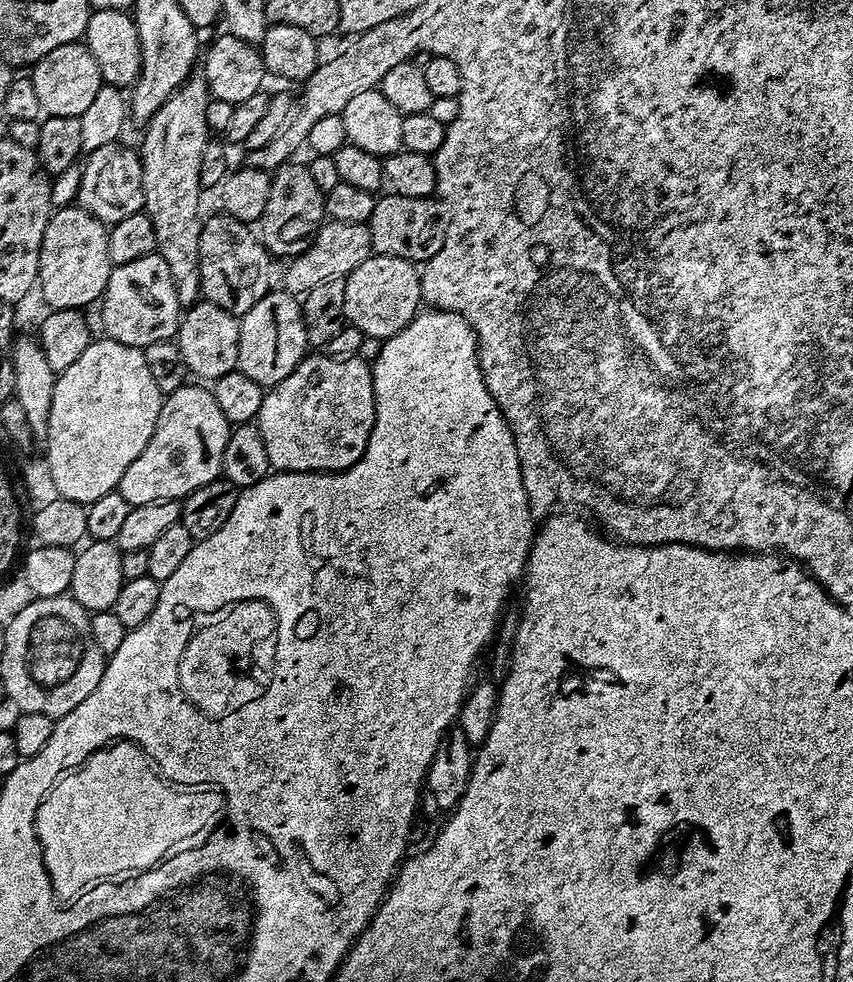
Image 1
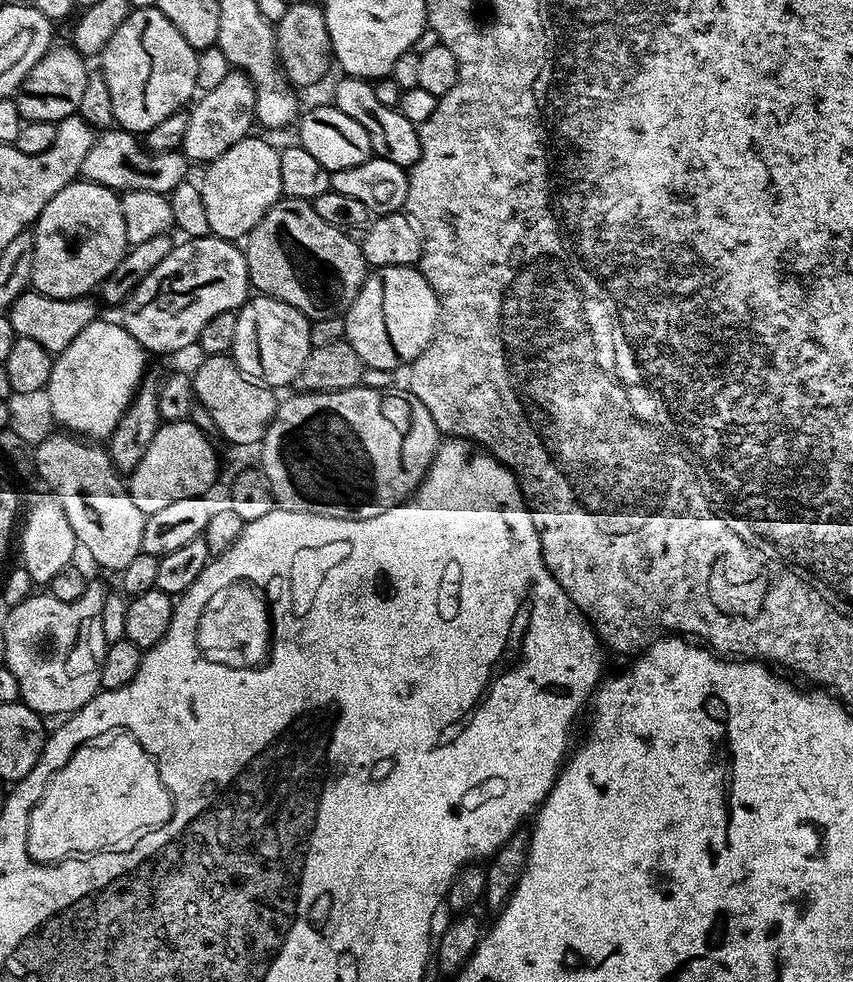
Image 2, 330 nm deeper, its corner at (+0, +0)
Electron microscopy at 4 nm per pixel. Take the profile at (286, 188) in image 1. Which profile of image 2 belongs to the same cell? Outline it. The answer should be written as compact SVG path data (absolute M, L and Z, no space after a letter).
M277 200L248 233L242 248L251 287L294 306L309 321L340 316L354 302L366 275L359 243L348 236L345 229L325 222L312 201Z

